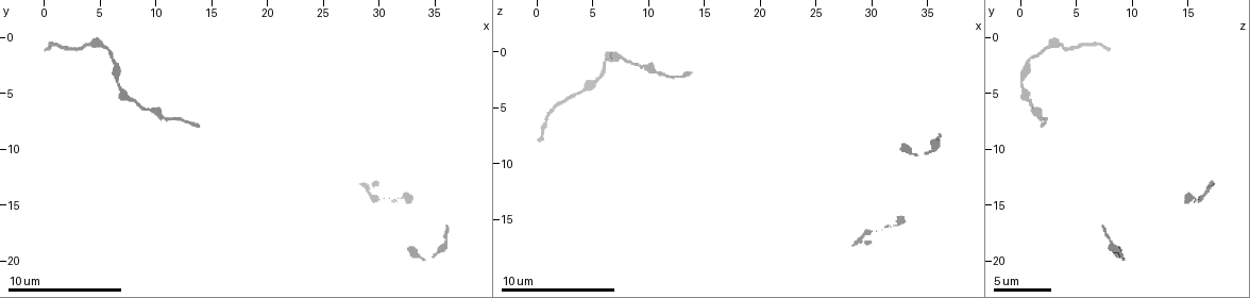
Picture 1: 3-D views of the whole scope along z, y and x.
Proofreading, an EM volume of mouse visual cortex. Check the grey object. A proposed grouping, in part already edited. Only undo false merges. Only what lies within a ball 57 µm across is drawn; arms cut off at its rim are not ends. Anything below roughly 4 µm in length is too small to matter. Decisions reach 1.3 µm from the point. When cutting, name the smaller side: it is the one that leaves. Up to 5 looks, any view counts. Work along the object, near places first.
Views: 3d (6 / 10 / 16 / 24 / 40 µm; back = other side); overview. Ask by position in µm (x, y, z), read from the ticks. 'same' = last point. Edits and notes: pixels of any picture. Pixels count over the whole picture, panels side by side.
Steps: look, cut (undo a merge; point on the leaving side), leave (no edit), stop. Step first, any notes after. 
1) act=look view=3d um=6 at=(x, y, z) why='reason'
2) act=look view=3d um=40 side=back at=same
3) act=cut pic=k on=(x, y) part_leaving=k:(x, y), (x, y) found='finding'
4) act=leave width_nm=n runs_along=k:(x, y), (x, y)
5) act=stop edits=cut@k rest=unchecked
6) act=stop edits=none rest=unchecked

act=look view=3d um=10 at=(4.0, 0.6, 3.6) why='calibre changes'

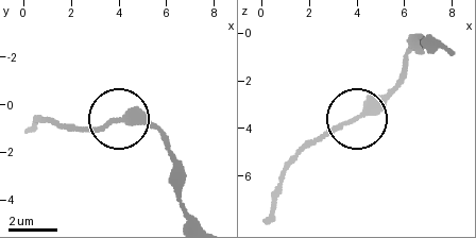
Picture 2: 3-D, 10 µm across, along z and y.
act=leave runs_along=2:(191, 217), (160, 132), (112, 119), (71, 130) found='continuous, no second neuron'

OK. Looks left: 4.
act=look view=3d um=6 at=(6.6, 4.2, 0.0)

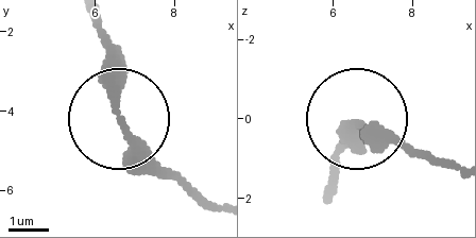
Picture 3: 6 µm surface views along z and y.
act=look view=3d um=6 side=back at=(6.70, 4.25, 0.15)

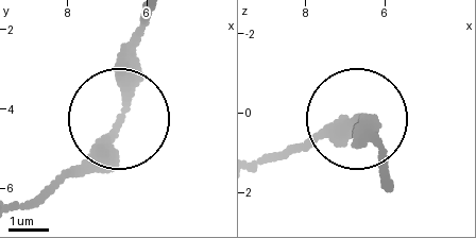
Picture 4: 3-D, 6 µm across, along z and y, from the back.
act=leave width_nm=250 runs_along=4:(23, 202), (54, 188), (119, 118), (136, 30) found='continuous, no second neuron'

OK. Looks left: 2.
act=look view=3d um=10 at=(11.0, 7.2, 2.0) why='thick turns thin'

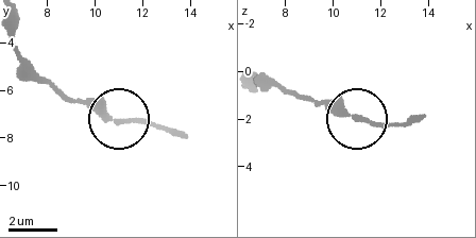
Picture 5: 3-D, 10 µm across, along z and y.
act=leave runs_along=5:(425, 117), (366, 122), (301, 95) found='continuous, no second neuron'

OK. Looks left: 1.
act=stop edits=none rest=unchecked

